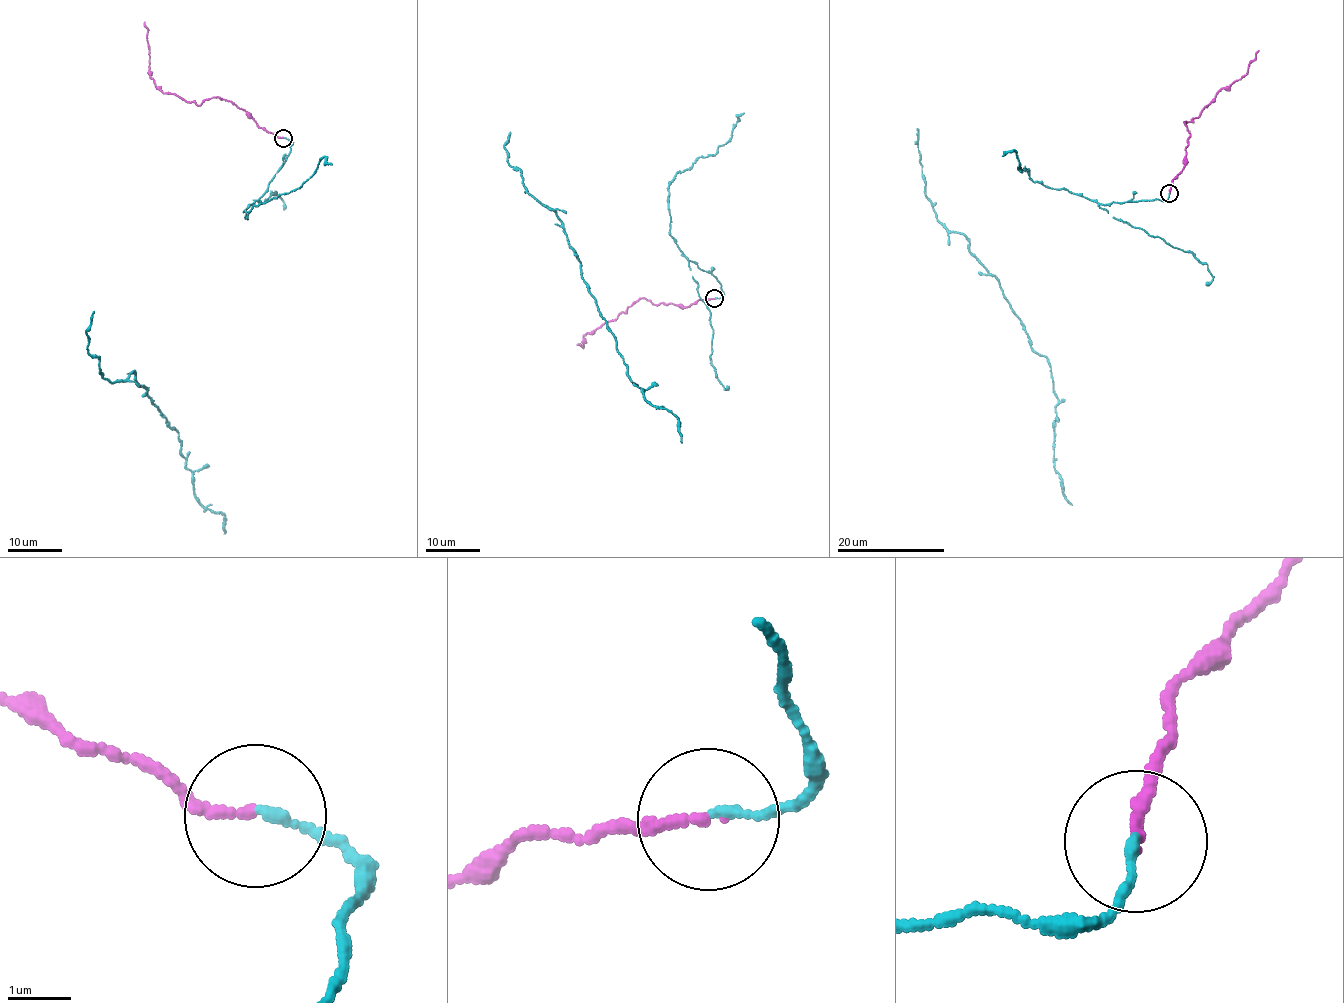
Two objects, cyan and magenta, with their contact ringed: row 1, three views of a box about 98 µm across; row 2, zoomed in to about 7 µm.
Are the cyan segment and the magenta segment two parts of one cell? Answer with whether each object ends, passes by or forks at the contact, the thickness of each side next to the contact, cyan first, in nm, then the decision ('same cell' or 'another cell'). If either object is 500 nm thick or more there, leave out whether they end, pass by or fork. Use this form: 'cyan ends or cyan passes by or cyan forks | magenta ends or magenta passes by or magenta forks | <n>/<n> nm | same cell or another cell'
cyan ends | magenta ends | 130/150 nm | same cell

